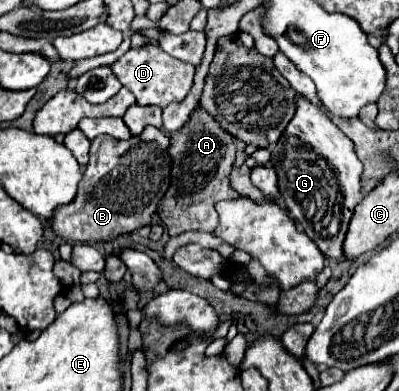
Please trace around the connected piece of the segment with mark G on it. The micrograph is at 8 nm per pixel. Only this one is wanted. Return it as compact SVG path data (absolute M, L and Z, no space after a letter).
M298 96L296 116L272 148L272 164L278 174L280 196L298 222L326 258L344 258L342 244L356 204L364 198L360 190L362 162L356 158L352 140L332 124L320 106Z

